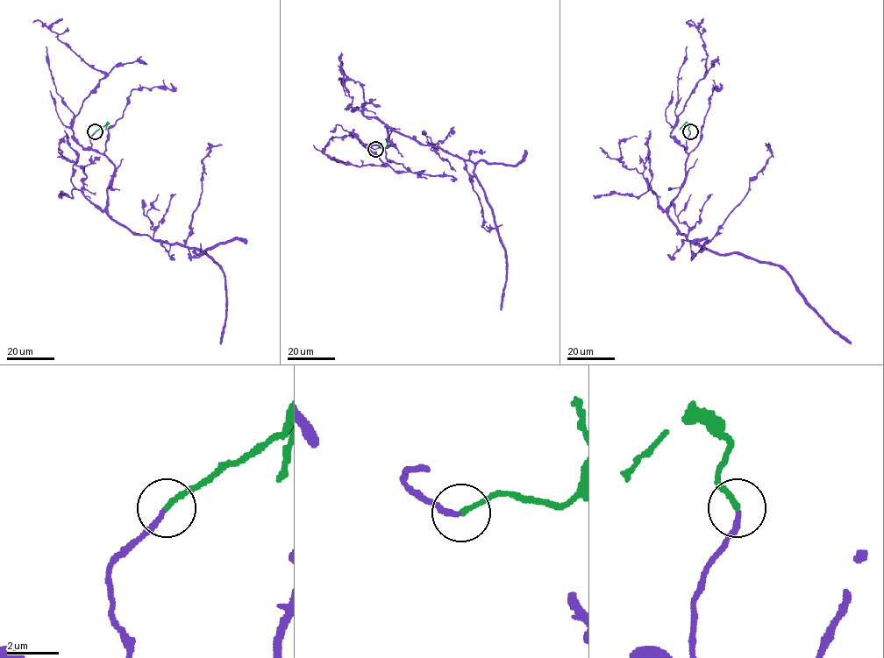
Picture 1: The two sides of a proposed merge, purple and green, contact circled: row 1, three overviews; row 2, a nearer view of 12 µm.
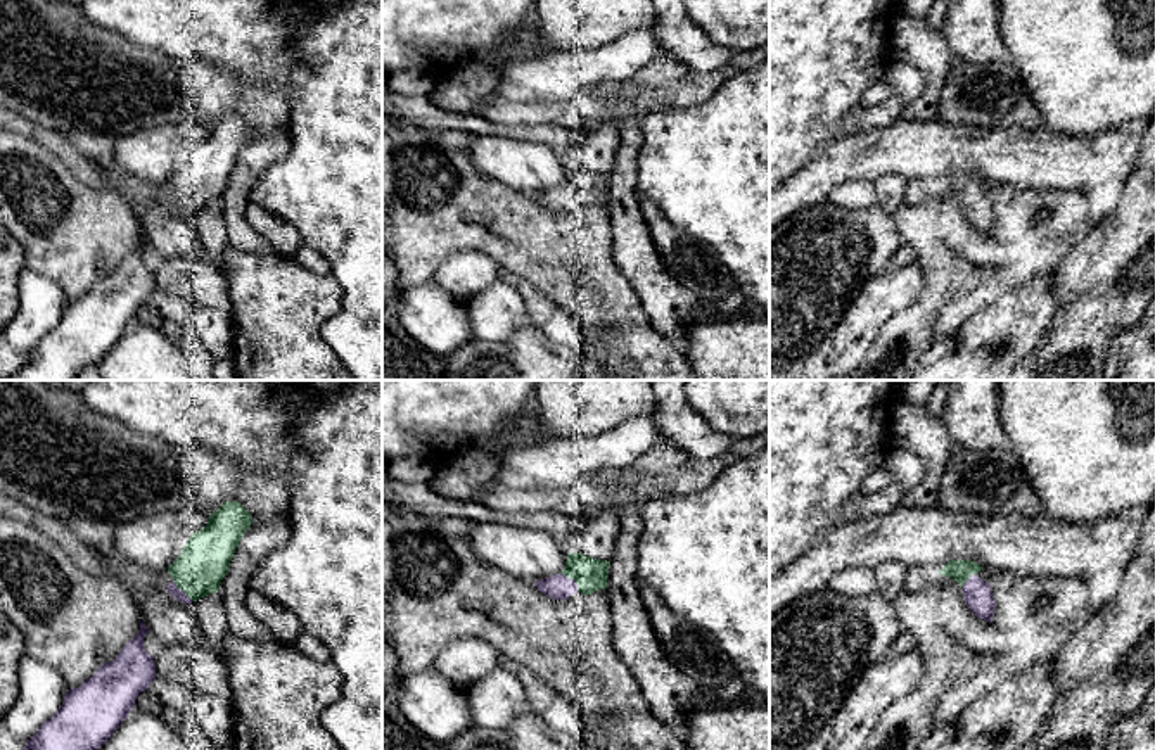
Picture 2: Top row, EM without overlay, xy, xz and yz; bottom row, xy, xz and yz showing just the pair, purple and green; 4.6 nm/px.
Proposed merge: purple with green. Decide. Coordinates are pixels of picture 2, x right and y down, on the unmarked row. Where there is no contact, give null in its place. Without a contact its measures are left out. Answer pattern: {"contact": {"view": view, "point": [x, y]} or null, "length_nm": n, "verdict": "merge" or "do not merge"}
{"contact": {"view": "xz", "point": [571, 192]}, "length_nm": 120, "verdict": "merge"}

